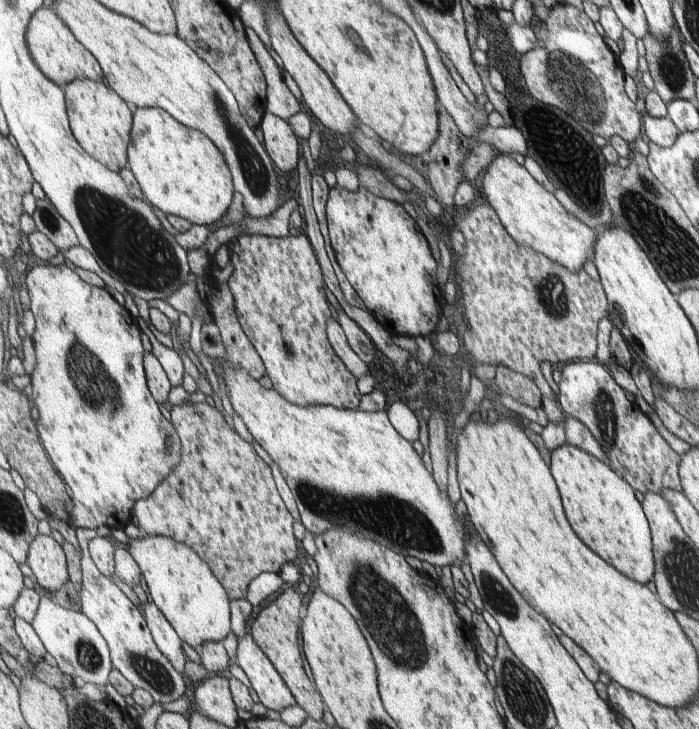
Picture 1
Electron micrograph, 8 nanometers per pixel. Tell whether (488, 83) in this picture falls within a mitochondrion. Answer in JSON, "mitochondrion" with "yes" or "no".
{"mitochondrion":"no"}

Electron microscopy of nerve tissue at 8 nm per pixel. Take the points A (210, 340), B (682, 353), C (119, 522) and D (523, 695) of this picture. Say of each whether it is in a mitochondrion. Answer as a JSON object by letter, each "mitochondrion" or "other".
{"A":"other","B":"other","C":"other","D":"mitochondrion"}

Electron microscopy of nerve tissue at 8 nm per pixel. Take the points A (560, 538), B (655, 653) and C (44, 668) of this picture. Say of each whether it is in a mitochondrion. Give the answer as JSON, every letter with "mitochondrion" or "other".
{"A":"other","B":"other","C":"other"}

